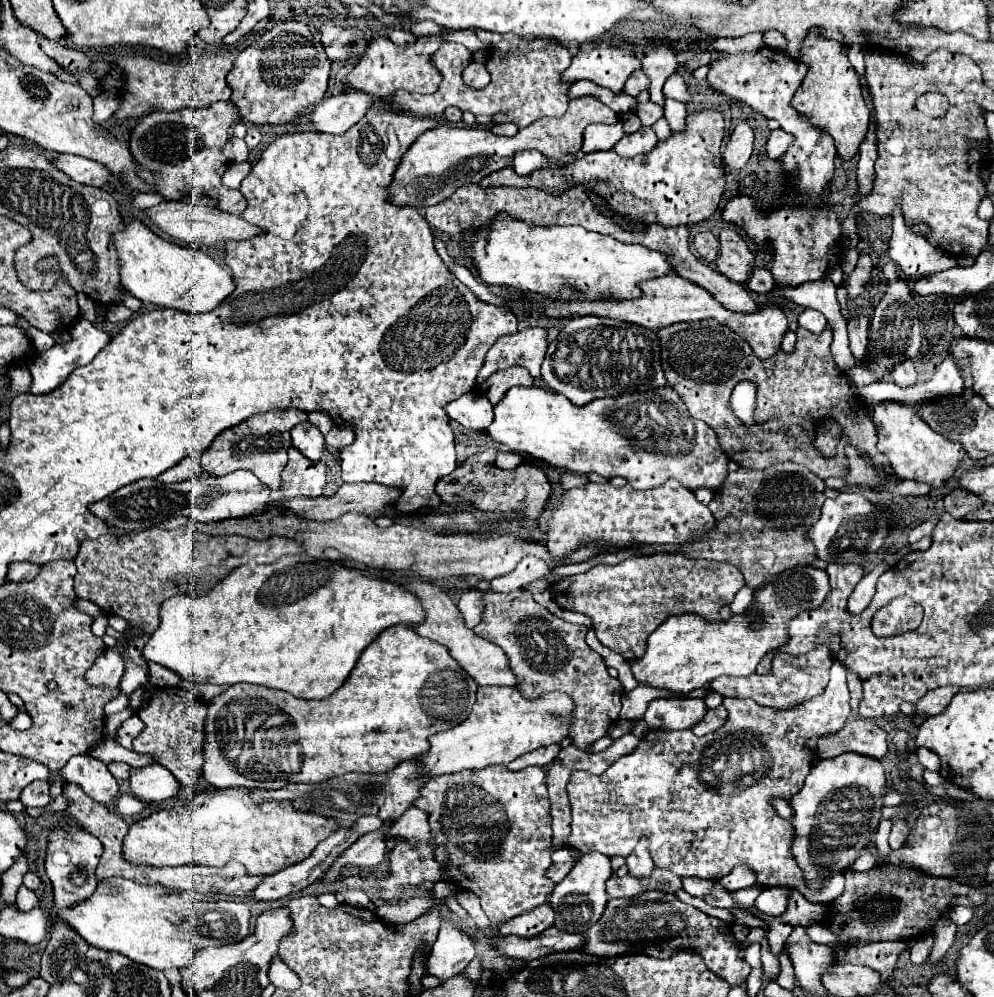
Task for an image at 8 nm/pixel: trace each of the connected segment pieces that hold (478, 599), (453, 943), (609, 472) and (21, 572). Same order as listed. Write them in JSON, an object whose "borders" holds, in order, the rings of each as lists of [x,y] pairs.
{"borders":[[[[473,585],[473,587],[463,591],[463,595],[461,595],[459,603],[457,603],[457,607],[459,607],[459,611],[461,611],[463,619],[465,619],[465,625],[471,627],[471,629],[481,621],[479,615],[483,615],[483,597],[485,595]]],[[[443,921],[439,937],[431,949],[431,957],[427,961],[427,971],[429,975],[435,975],[445,981],[453,975],[459,975],[473,957],[475,957],[473,939],[461,929],[459,923]]],[[[669,385],[665,387],[659,387],[659,389],[651,389],[651,391],[635,391],[635,393],[623,393],[619,397],[605,397],[605,399],[595,399],[583,407],[577,407],[573,405],[565,395],[561,393],[555,393],[555,391],[549,391],[549,389],[543,389],[543,387],[511,387],[507,391],[507,395],[503,397],[503,401],[499,401],[499,405],[493,405],[493,423],[483,431],[485,435],[489,435],[493,441],[501,443],[501,445],[507,445],[509,451],[517,453],[517,455],[527,455],[527,457],[533,457],[533,459],[539,459],[547,465],[553,465],[553,467],[559,467],[563,471],[569,471],[569,473],[597,473],[597,475],[603,475],[607,479],[611,477],[625,477],[629,485],[633,485],[635,489],[649,489],[649,487],[659,487],[663,485],[667,479],[677,479],[685,489],[693,491],[697,487],[705,487],[705,489],[711,489],[711,491],[717,491],[728,474],[729,459],[725,453],[723,453],[719,443],[717,443],[717,435],[715,431],[705,425],[703,421],[697,421],[693,419],[689,413],[687,413],[687,405],[681,401],[681,397],[675,393],[675,389],[671,389]]],[[[23,561],[23,563],[13,563],[9,569],[9,581],[31,581],[37,577],[37,573],[41,571],[39,565]]]]}

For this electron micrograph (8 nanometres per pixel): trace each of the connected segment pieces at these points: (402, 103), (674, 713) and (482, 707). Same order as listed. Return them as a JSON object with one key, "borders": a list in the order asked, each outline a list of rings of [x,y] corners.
{"borders":[[[[503,39],[489,49],[489,73],[491,83],[487,89],[475,91],[467,87],[461,79],[463,69],[471,63],[471,53],[464,45],[444,42],[433,55],[435,65],[443,73],[443,81],[433,95],[413,95],[407,91],[397,91],[393,95],[391,107],[419,117],[441,115],[447,107],[459,107],[461,111],[471,111],[479,127],[491,127],[497,123],[515,123],[517,127],[527,127],[541,117],[561,117],[569,105],[569,87],[573,83],[563,81],[563,71],[571,65],[571,53],[565,45],[547,39]]],[[[677,697],[677,699],[653,699],[643,715],[649,729],[693,729],[703,721],[707,705],[703,699]]],[[[479,687],[469,717],[447,731],[431,735],[431,747],[419,757],[419,763],[429,777],[441,777],[463,769],[483,769],[495,763],[507,765],[529,751],[561,743],[567,737],[573,709],[575,705],[565,693],[545,693],[535,701],[527,701],[515,687]]]]}

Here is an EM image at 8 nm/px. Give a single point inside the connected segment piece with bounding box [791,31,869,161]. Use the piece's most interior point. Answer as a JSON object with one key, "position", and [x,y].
{"position":[830,97]}

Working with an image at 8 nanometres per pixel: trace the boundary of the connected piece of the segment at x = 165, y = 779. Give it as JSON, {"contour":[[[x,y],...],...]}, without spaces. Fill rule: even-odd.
{"contour":[[[159,763],[131,769],[129,785],[133,789],[133,795],[147,803],[165,801],[169,797],[175,797],[179,791],[179,781],[169,769]]]}

